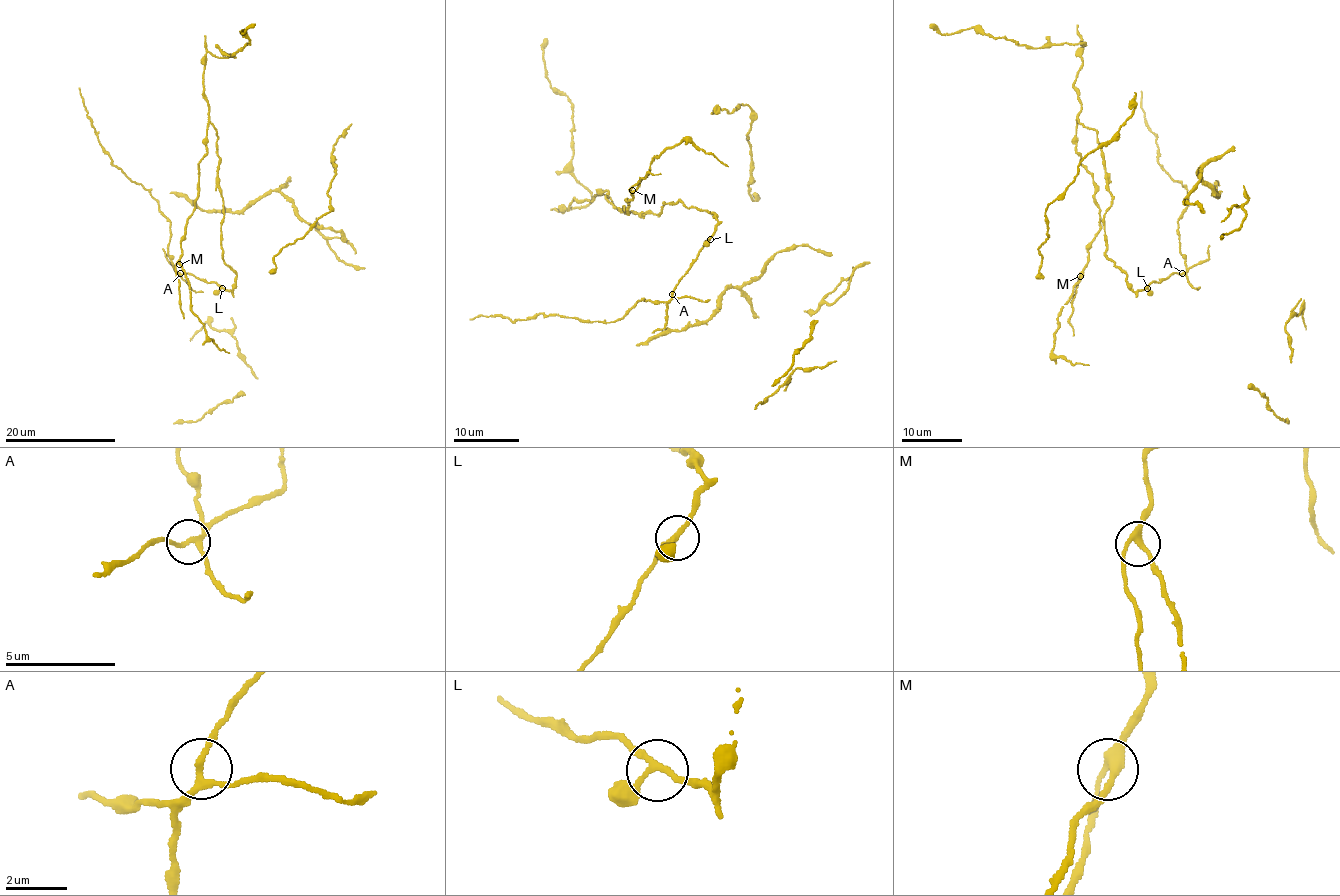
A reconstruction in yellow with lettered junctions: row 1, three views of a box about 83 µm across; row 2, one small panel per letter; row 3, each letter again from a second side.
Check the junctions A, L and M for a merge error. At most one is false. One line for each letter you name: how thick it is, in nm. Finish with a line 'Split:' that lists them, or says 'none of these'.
A: 180 nm
Split: A

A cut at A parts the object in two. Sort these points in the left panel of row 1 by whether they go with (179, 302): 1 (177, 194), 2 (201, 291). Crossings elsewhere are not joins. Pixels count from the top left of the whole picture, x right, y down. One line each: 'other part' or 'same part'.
1: same part
2: other part

